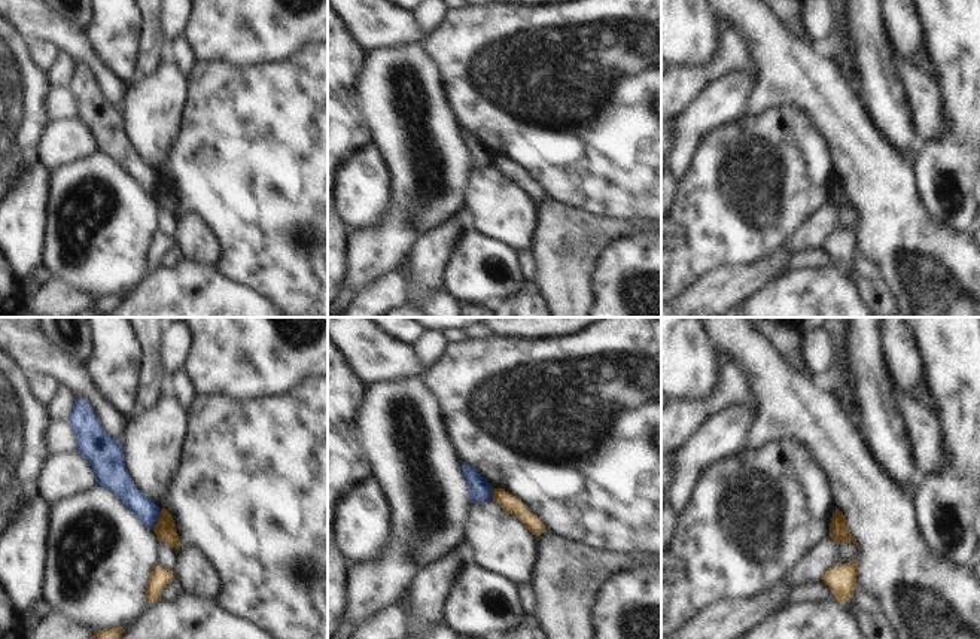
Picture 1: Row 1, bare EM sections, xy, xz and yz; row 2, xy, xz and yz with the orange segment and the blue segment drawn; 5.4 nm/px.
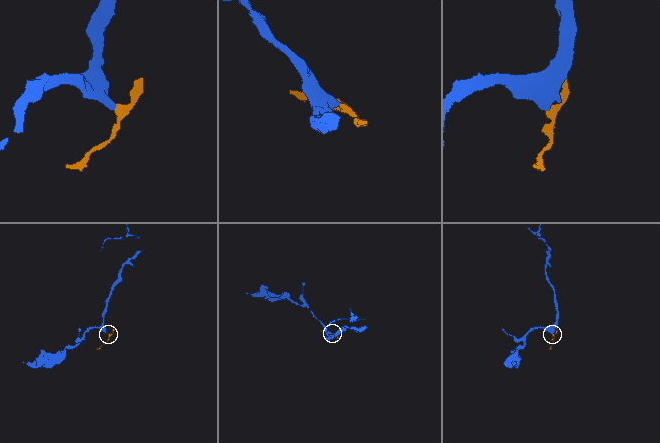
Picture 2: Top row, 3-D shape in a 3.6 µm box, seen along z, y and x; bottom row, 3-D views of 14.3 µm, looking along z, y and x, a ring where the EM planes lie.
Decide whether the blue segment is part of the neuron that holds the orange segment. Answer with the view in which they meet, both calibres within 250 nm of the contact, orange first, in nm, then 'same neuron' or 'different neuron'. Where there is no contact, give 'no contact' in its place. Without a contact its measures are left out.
meets orange in xy; 120 nm thick on the orange side, 120 nm on the other; different neuron

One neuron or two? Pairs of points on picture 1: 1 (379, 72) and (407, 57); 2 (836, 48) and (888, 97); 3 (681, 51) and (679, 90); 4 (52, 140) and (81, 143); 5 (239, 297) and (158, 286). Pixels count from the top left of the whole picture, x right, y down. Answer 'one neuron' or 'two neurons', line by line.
1: one neuron
2: two neurons
3: two neurons
4: one neuron
5: one neuron

